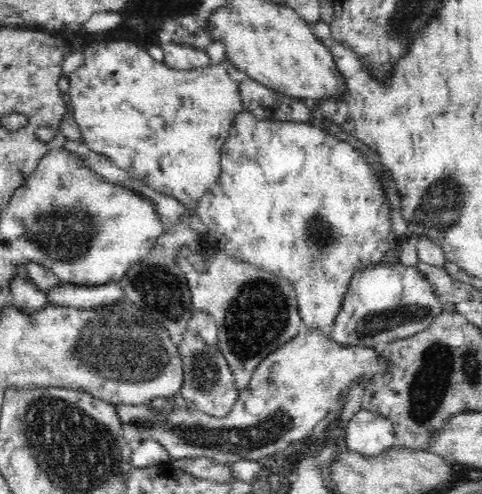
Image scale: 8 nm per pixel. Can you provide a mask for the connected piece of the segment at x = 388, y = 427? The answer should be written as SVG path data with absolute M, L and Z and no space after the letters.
M360 409L346 426L347 449L368 458L376 458L396 445L392 423L378 412Z

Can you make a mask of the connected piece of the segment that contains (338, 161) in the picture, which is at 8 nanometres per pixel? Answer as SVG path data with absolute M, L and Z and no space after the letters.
M243 110L236 116L232 123L232 128L228 132L228 138L222 146L221 173L218 180L204 193L200 199L196 210L200 221L204 225L210 226L205 234L199 234L200 250L206 262L212 262L216 253L222 251L228 255L236 256L238 261L251 264L254 268L259 268L270 274L276 274L292 283L298 303L298 312L302 317L302 322L308 330L319 330L326 336L331 336L336 316L340 312L344 296L348 293L351 279L358 270L364 270L372 264L378 264L384 260L386 252L392 248L399 247L398 236L393 232L391 222L390 207L386 204L387 199L382 187L381 180L374 172L371 164L366 162L362 153L354 146L339 140L335 135L329 134L322 127L309 123L258 120L250 111Z

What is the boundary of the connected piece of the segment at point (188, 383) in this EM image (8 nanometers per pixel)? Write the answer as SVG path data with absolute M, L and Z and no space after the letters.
M185 332L182 344L177 347L182 366L184 367L184 382L180 394L192 410L199 410L206 414L226 416L237 401L239 390L235 383L235 376L219 347L210 347L199 333Z

